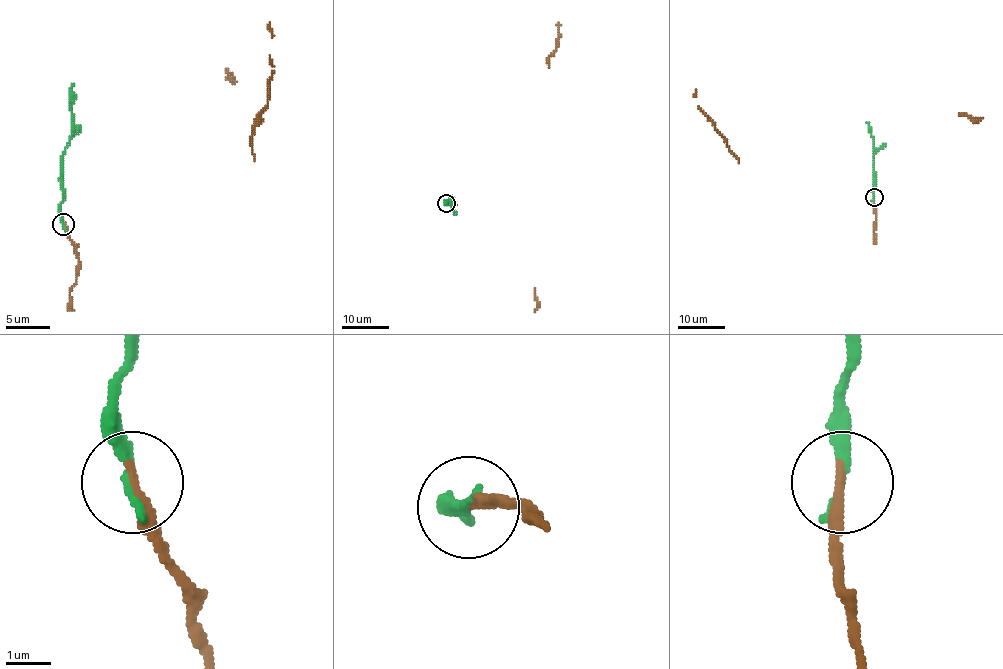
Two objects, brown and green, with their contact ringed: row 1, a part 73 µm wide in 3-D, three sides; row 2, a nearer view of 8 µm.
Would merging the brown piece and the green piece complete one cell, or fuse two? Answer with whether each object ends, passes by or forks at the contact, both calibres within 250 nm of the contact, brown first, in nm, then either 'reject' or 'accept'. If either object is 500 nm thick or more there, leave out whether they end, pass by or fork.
brown ends | green ends | 240/240 nm | accept

